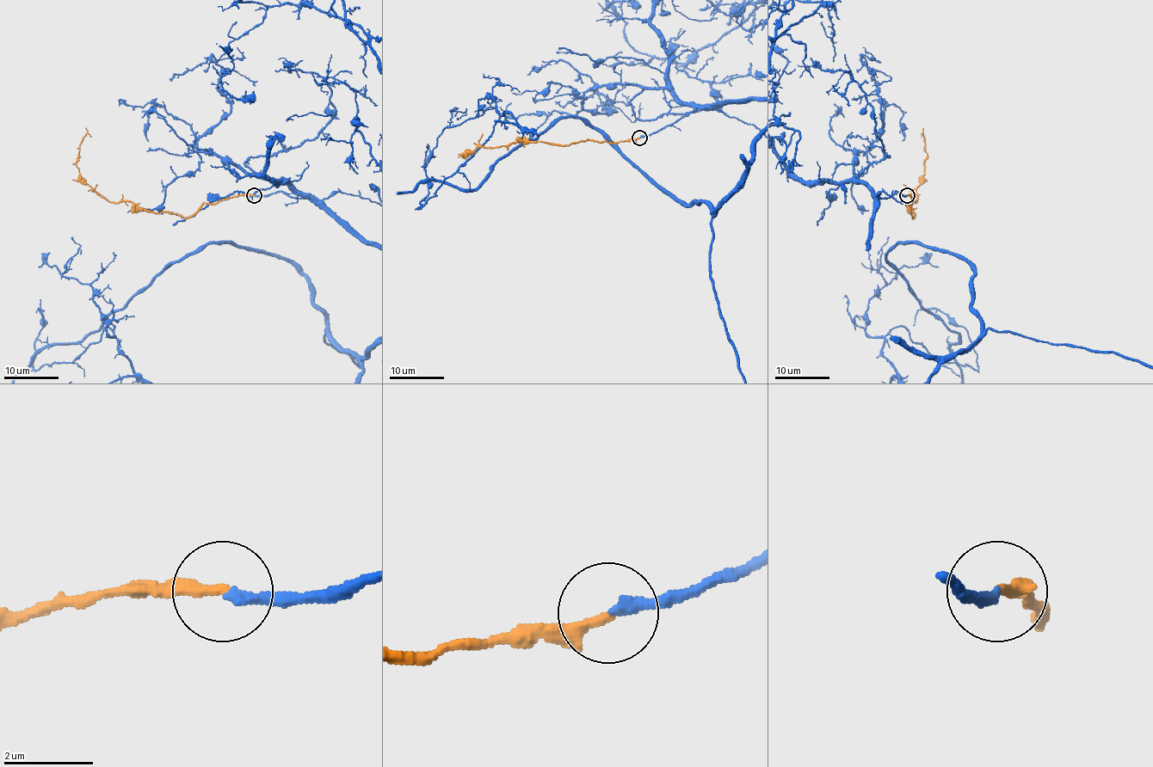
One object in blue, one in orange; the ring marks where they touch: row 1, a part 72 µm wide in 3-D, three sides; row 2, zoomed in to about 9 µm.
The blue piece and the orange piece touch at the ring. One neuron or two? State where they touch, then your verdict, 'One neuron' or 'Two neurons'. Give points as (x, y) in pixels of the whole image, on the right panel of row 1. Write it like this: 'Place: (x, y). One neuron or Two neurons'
Place: (907, 195). One neuron

